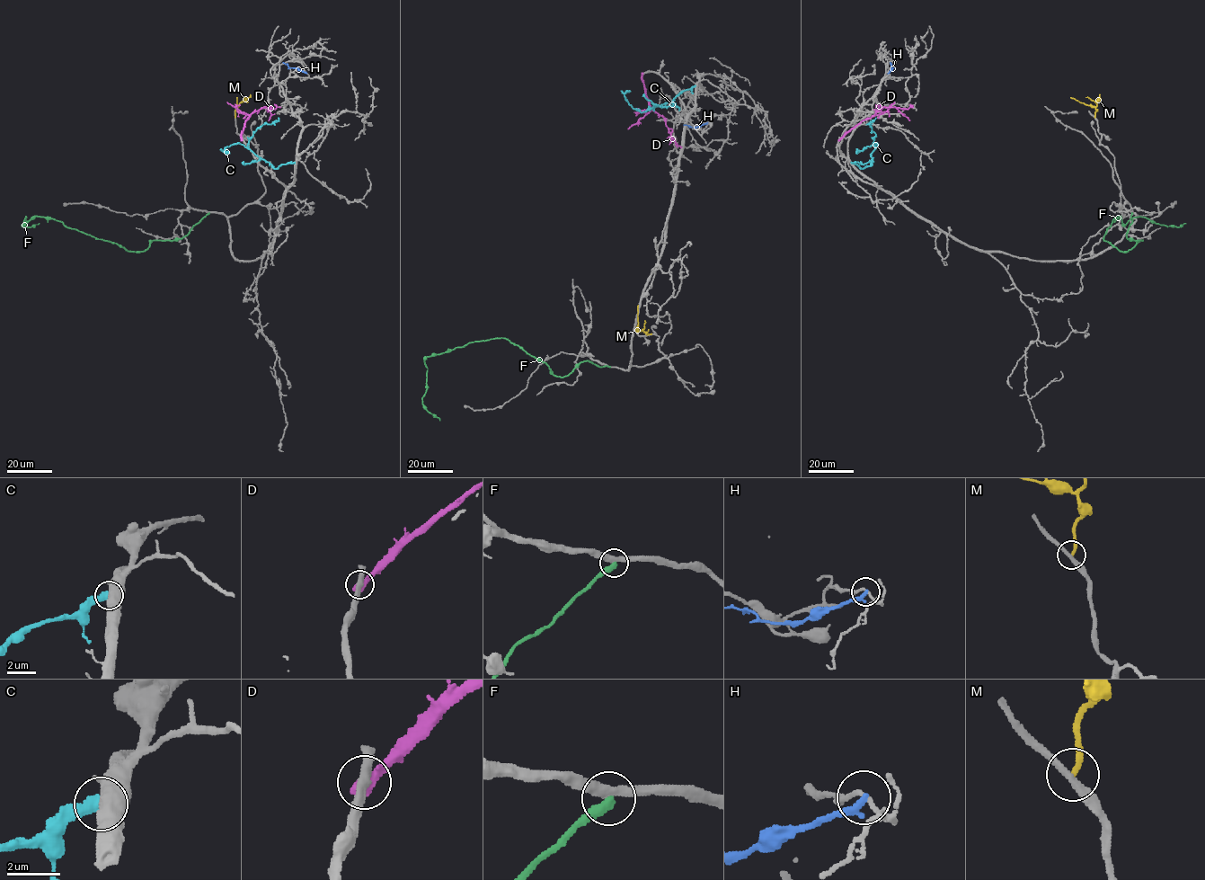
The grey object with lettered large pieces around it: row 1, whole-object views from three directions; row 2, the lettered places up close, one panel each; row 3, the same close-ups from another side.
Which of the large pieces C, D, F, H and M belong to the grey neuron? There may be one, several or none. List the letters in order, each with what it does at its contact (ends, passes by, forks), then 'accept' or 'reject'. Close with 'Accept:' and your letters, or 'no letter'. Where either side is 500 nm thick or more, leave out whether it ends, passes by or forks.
C: reject
D: reject
F: it ends; reject
H: it ends; reject
M: it ends; reject
Accept: no letter

